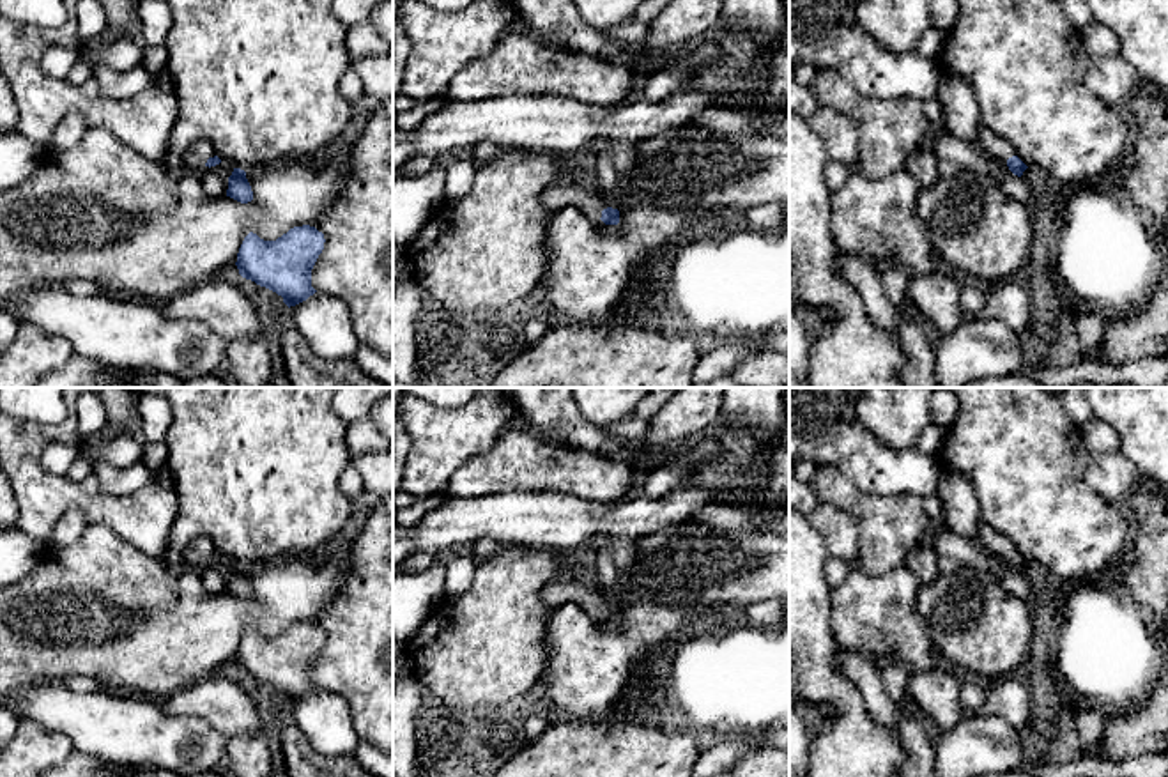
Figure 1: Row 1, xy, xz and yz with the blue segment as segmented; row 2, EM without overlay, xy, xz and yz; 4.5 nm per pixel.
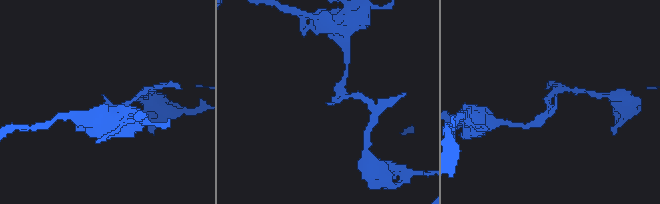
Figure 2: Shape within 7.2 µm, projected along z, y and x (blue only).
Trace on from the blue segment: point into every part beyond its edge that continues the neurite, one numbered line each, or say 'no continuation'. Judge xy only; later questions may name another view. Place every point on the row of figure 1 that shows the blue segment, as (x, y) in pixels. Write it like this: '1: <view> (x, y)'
1: xy (195, 158)

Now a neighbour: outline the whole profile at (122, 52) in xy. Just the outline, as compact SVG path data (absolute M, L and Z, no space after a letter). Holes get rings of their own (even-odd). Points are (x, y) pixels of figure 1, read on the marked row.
M136 35L108 37L101 51L81 50L81 62L90 69L108 65L115 71L127 71L142 64L143 48Z

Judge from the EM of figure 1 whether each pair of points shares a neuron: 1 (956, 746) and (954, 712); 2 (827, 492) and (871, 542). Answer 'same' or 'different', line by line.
1: different
2: same

